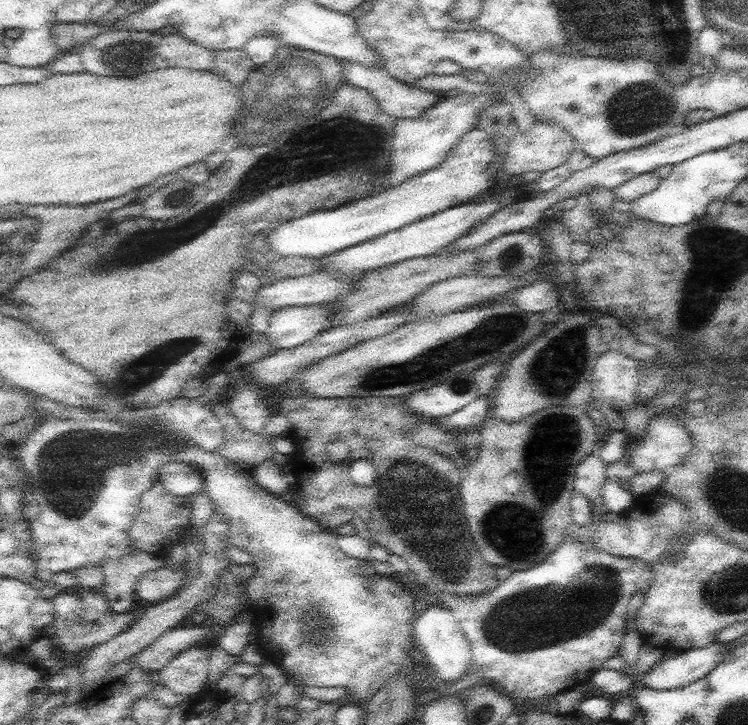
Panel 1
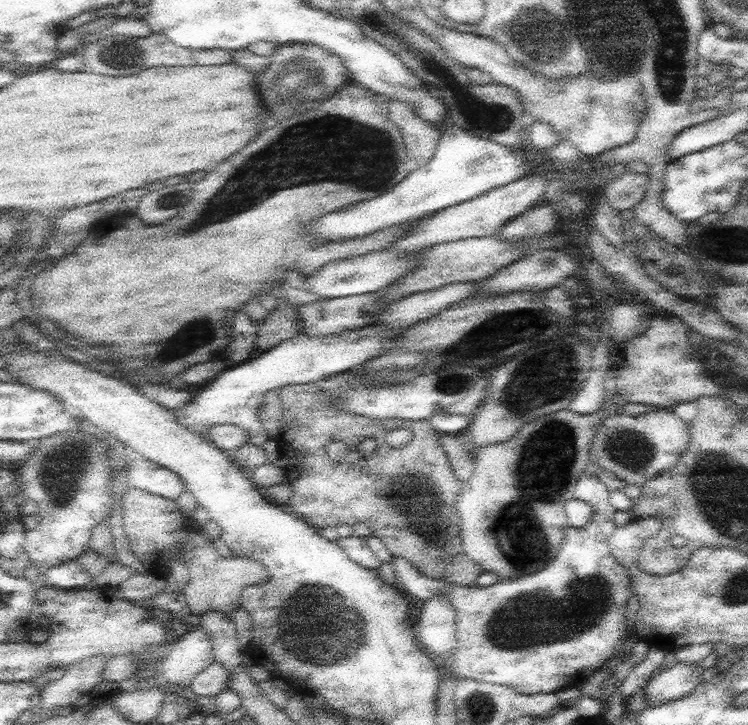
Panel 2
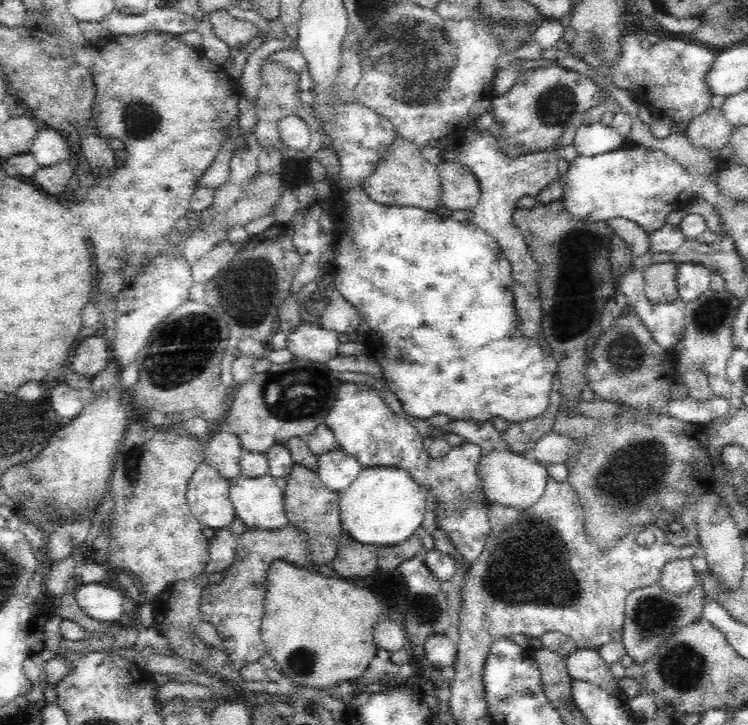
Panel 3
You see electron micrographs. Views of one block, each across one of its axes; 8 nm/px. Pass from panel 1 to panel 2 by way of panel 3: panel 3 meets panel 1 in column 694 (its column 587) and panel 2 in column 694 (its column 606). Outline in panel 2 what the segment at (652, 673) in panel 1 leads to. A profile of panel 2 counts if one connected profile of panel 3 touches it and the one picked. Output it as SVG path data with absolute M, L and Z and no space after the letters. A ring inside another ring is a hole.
M678 663L663 667L646 686L648 707L674 702L696 691L704 674L698 663Z

